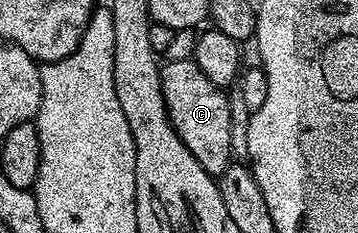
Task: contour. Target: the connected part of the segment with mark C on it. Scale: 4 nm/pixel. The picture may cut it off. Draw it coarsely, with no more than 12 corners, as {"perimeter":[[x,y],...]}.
{"perimeter":[[193,59],[161,66],[170,122],[213,178],[232,163],[223,90]]}

